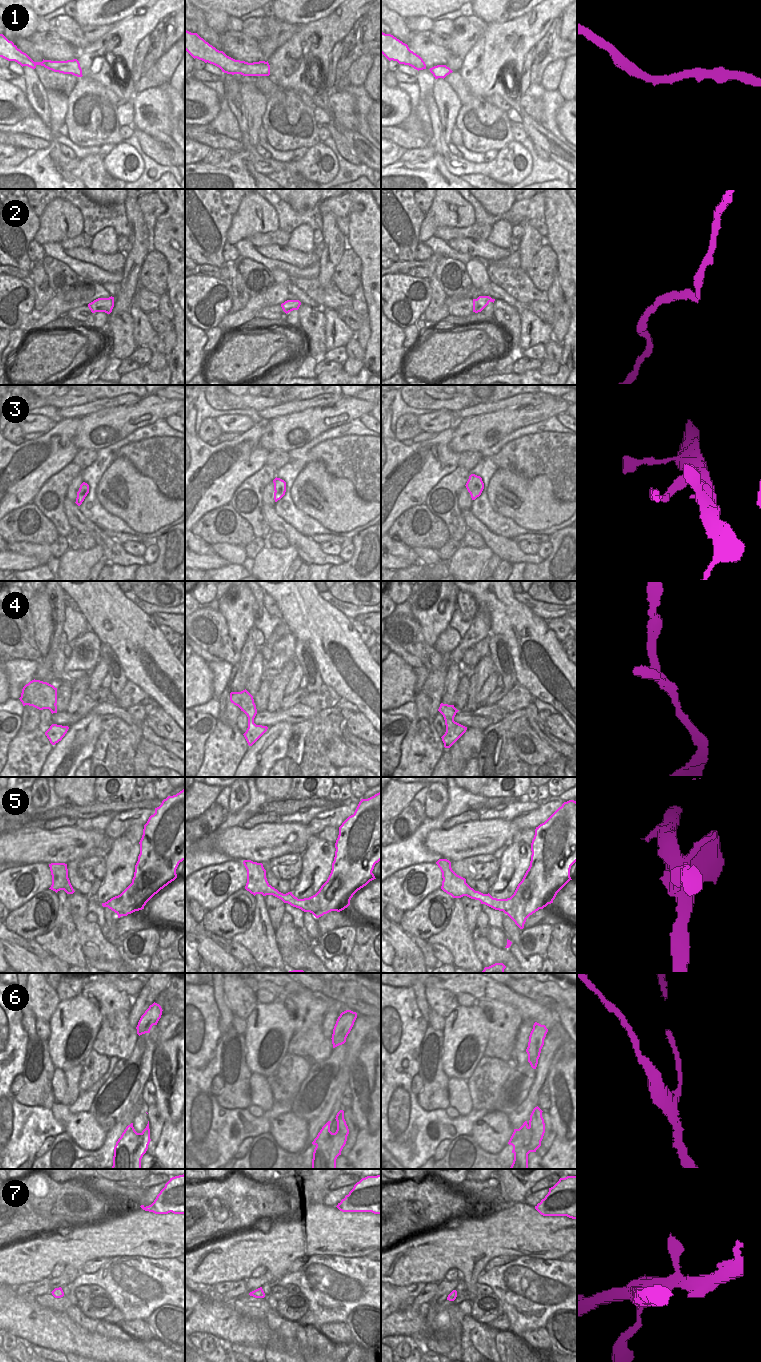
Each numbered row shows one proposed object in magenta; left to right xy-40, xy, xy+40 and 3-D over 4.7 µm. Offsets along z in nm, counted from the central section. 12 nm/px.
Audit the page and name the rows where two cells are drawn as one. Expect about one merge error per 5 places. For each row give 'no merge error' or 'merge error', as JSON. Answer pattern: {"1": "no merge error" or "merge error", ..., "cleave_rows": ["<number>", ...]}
{"1": "no merge error", "2": "no merge error", "3": "merge error", "4": "no merge error", "5": "no merge error", "6": "merge error", "7": "no merge error", "cleave_rows": ["3", "6"]}

